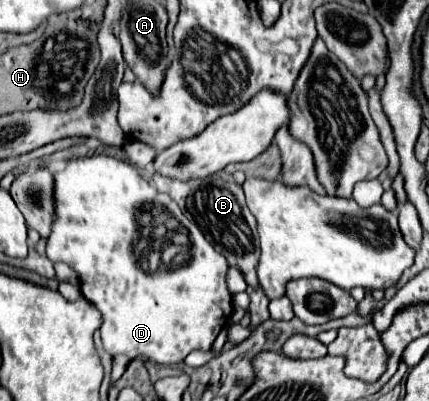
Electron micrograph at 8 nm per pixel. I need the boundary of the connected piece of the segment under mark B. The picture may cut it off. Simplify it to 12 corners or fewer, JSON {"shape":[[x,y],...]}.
{"shape":[[216,175],[152,185],[192,213],[206,241],[258,285],[256,219]]}

